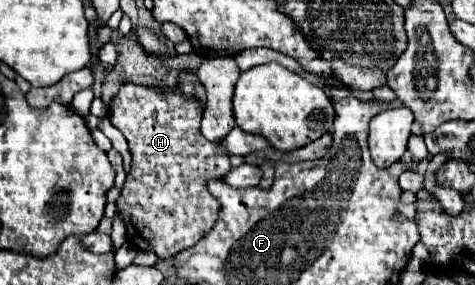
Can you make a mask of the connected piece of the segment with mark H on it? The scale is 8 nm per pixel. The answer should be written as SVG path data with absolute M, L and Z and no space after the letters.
M124 83L110 103L110 121L124 133L132 153L132 171L126 177L120 199L116 201L122 221L134 223L136 229L142 231L142 237L130 237L128 241L142 251L154 251L160 259L174 257L178 251L196 245L196 241L200 241L204 233L212 229L220 209L220 203L208 193L206 183L210 179L222 179L230 169L228 153L218 151L220 143L204 141L200 133L202 105L198 101L180 97L180 91L150 93L140 85Z

